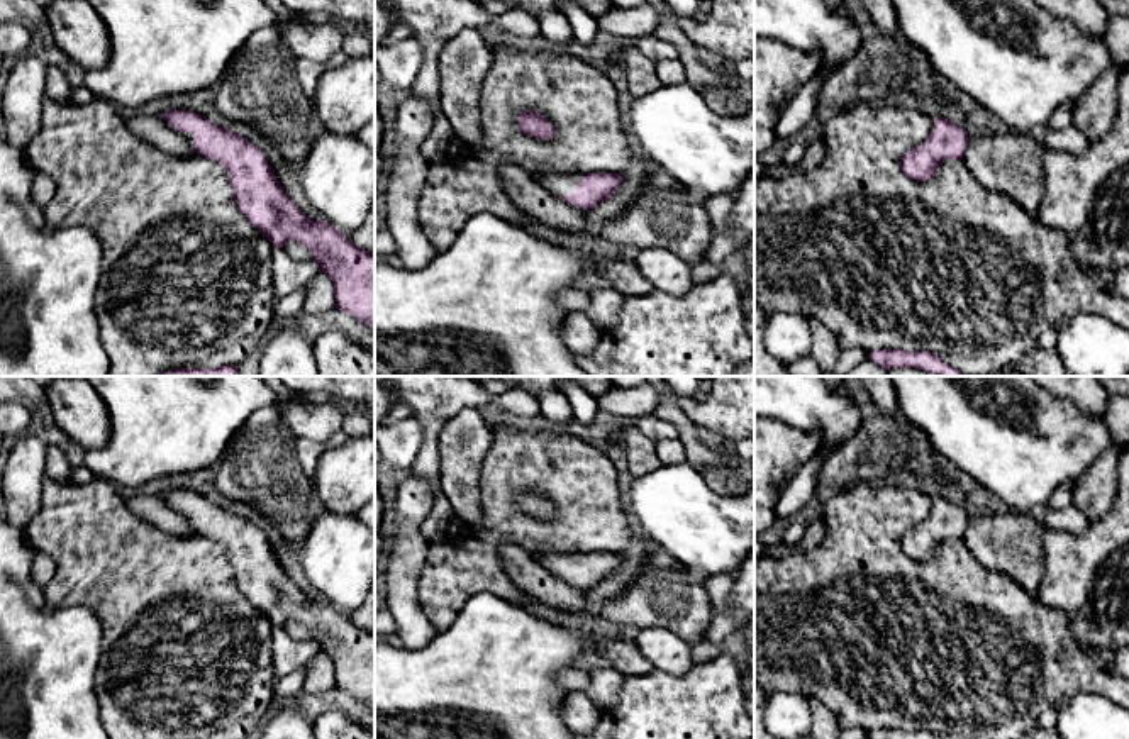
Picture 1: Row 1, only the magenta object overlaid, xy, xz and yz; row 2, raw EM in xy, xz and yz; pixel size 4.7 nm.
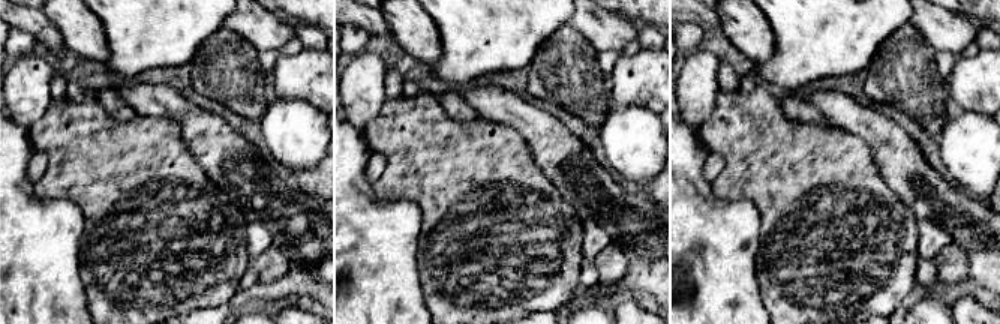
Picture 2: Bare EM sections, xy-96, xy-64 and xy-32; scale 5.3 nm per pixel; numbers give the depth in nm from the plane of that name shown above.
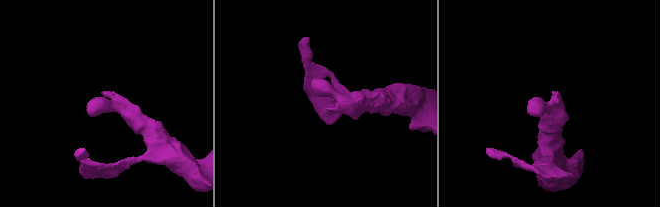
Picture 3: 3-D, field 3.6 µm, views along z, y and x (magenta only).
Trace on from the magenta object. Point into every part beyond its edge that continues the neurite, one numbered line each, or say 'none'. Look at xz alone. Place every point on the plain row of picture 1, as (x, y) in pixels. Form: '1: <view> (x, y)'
1: xz (558, 563)

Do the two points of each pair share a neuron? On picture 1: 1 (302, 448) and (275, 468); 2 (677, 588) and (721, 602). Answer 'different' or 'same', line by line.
1: different
2: different

